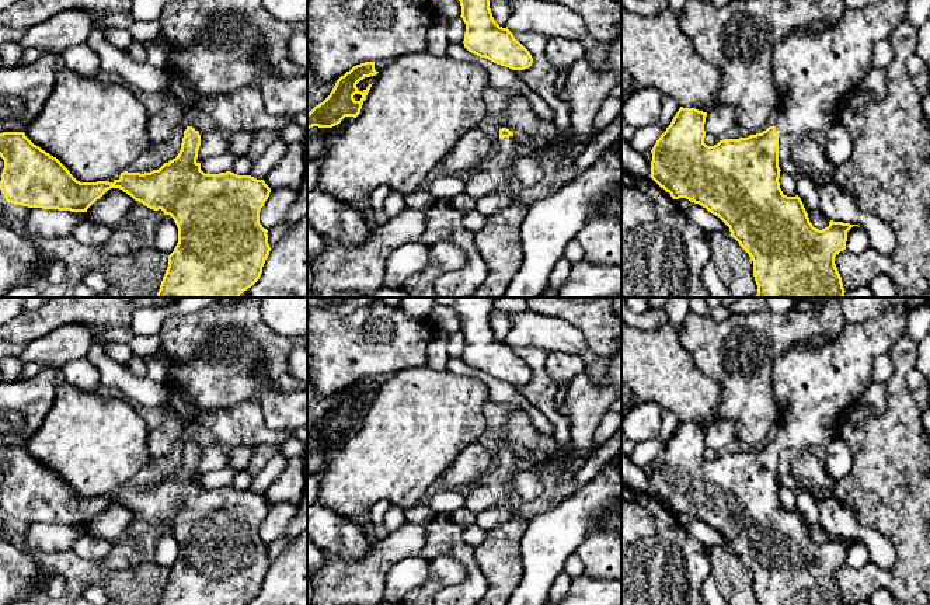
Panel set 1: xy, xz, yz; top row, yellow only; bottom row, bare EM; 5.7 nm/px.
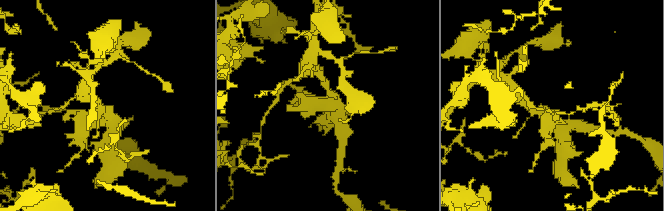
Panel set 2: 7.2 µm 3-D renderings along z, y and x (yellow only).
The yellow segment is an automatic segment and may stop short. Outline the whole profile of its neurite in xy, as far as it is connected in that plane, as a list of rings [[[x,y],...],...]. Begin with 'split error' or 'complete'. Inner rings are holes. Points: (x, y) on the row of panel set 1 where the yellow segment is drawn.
split error | [[[191,115],[191,124],[184,131],[178,156],[150,173],[121,173],[112,182],[80,182],[53,156],[34,145],[24,132],[0,133],[0,157],[4,160],[0,190],[7,202],[28,208],[87,212],[108,190],[119,188],[135,201],[150,209],[161,209],[170,215],[178,227],[178,243],[168,255],[168,267],[156,298],[238,298],[261,277],[265,260],[269,255],[268,230],[260,223],[260,211],[269,197],[271,188],[264,180],[251,175],[237,175],[231,171],[205,174],[196,161],[201,146],[202,124]]]

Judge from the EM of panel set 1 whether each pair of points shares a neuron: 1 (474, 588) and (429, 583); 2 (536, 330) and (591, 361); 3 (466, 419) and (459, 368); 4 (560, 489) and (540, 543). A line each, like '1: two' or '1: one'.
1: two
2: one
3: two
4: two

